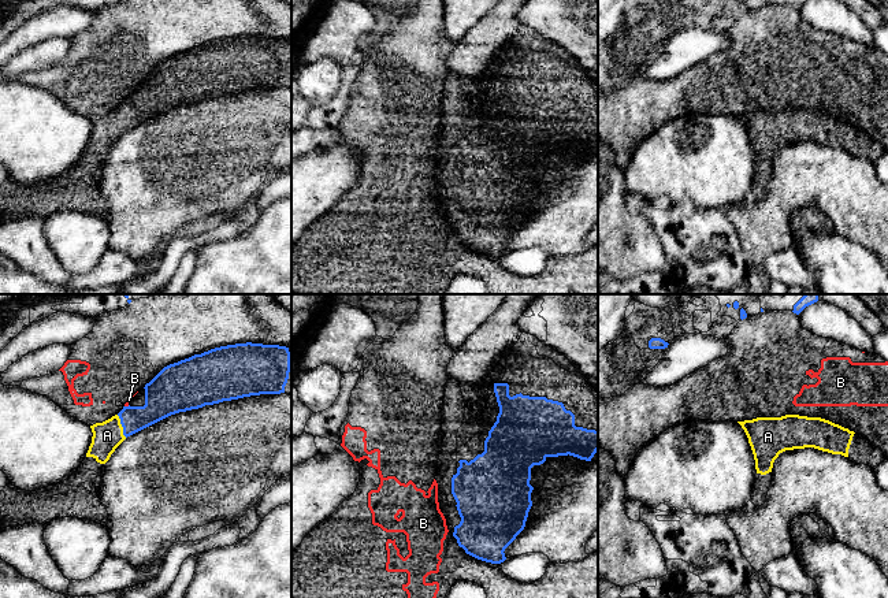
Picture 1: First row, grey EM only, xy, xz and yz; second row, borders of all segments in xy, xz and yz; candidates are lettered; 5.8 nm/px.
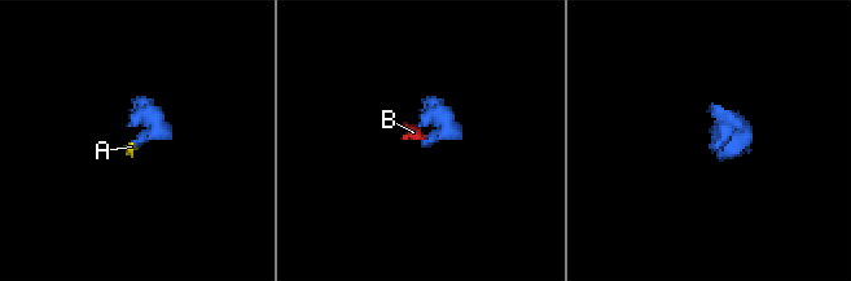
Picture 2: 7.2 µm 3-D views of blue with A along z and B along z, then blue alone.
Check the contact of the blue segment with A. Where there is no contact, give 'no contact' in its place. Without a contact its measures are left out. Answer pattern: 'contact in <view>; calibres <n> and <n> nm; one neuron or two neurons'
contact in xy; calibres 160 and 170 nm; one neuron

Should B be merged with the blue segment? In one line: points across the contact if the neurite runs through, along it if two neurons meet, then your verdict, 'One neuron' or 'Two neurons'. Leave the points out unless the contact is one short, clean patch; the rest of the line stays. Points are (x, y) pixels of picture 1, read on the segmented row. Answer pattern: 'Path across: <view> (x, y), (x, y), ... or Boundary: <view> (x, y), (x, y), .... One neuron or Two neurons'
Two neurons

